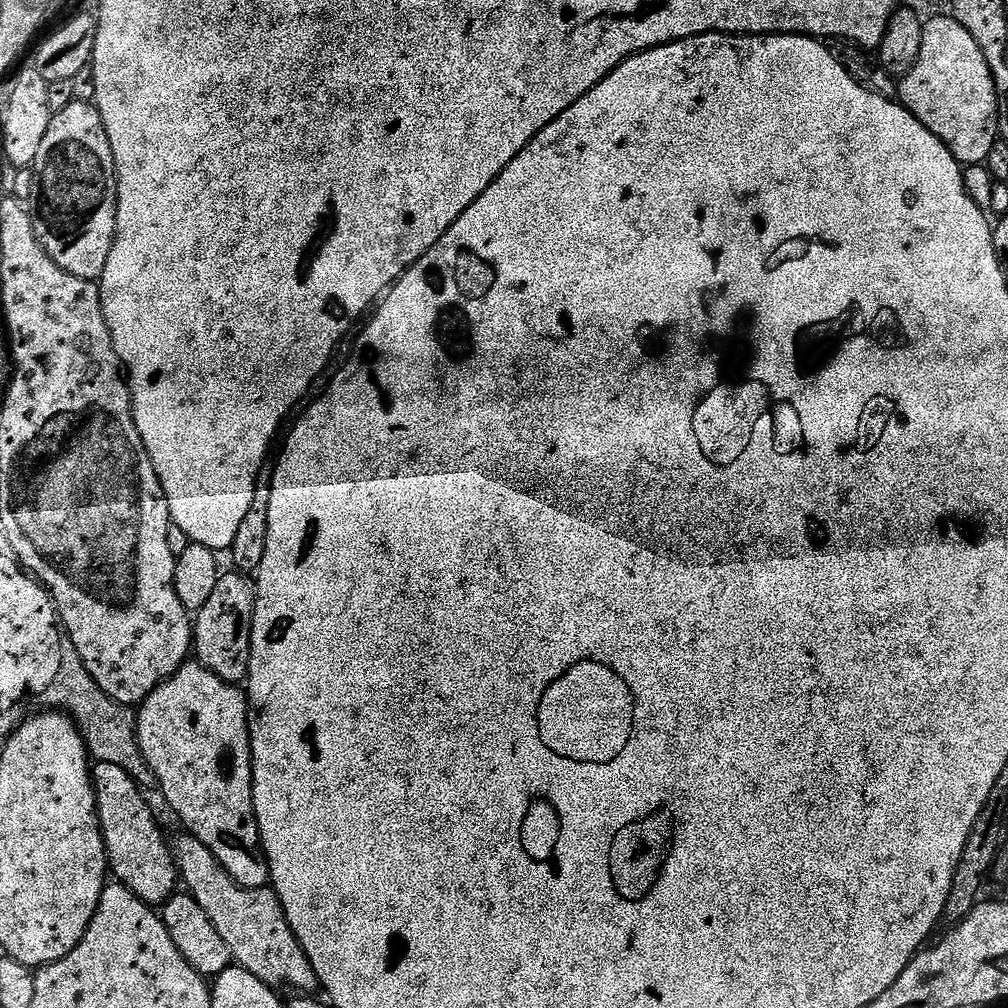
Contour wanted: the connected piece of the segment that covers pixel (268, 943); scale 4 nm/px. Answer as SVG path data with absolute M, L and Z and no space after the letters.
M181 834L174 840L174 855L179 879L186 887L187 895L193 896L206 910L206 918L214 922L214 930L222 934L222 942L230 946L232 959L239 967L254 974L263 984L279 986L285 984L300 994L312 994L317 991L318 981L310 958L302 950L294 930L288 924L282 902L271 887L243 888L210 854L198 838Z

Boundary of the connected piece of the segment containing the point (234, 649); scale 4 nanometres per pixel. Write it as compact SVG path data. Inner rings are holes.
M237 570L225 571L218 586L202 610L194 613L194 656L218 678L240 686L248 679L252 623L256 605L256 581L251 575Z

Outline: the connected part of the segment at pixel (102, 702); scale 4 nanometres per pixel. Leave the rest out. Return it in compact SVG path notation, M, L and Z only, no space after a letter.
M67 634L61 635L60 645L62 646L62 666L58 678L54 678L50 689L51 707L56 710L65 710L67 715L76 721L80 731L84 733L84 744L93 761L114 762L114 766L122 766L122 770L126 770L126 774L130 774L141 789L155 789L157 787L156 775L150 770L150 766L140 753L140 743L136 737L136 712L129 705L114 702L114 698L110 698L110 694L106 694L102 690L102 686L98 686L98 682L94 682L94 678L90 678L78 650L74 650L74 642Z

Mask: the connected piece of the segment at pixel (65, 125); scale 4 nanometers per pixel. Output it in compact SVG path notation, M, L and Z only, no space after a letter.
M73 101L53 115L31 168L36 187L30 211L38 242L62 270L99 281L116 237L116 167L105 124L93 103Z

